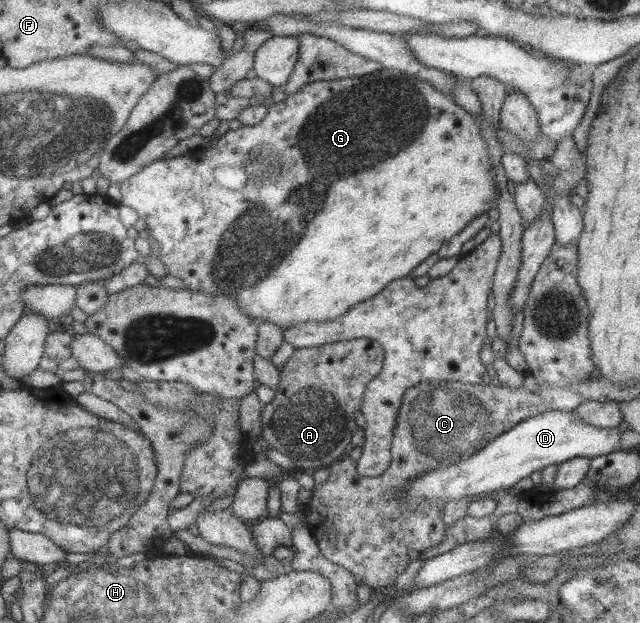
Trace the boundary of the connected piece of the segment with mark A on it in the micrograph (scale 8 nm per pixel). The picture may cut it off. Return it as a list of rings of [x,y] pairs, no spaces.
[[[350,339],[345,341],[338,341],[328,344],[321,344],[317,347],[294,349],[292,356],[289,357],[286,365],[281,370],[281,377],[277,387],[275,388],[274,400],[270,404],[262,405],[260,412],[260,420],[263,430],[265,431],[265,438],[268,443],[277,447],[277,449],[286,456],[292,459],[294,466],[293,473],[303,471],[306,468],[328,468],[330,464],[345,458],[349,449],[353,432],[358,427],[354,419],[354,412],[361,409],[364,402],[366,385],[378,375],[383,367],[385,355],[381,344],[376,339]]]

